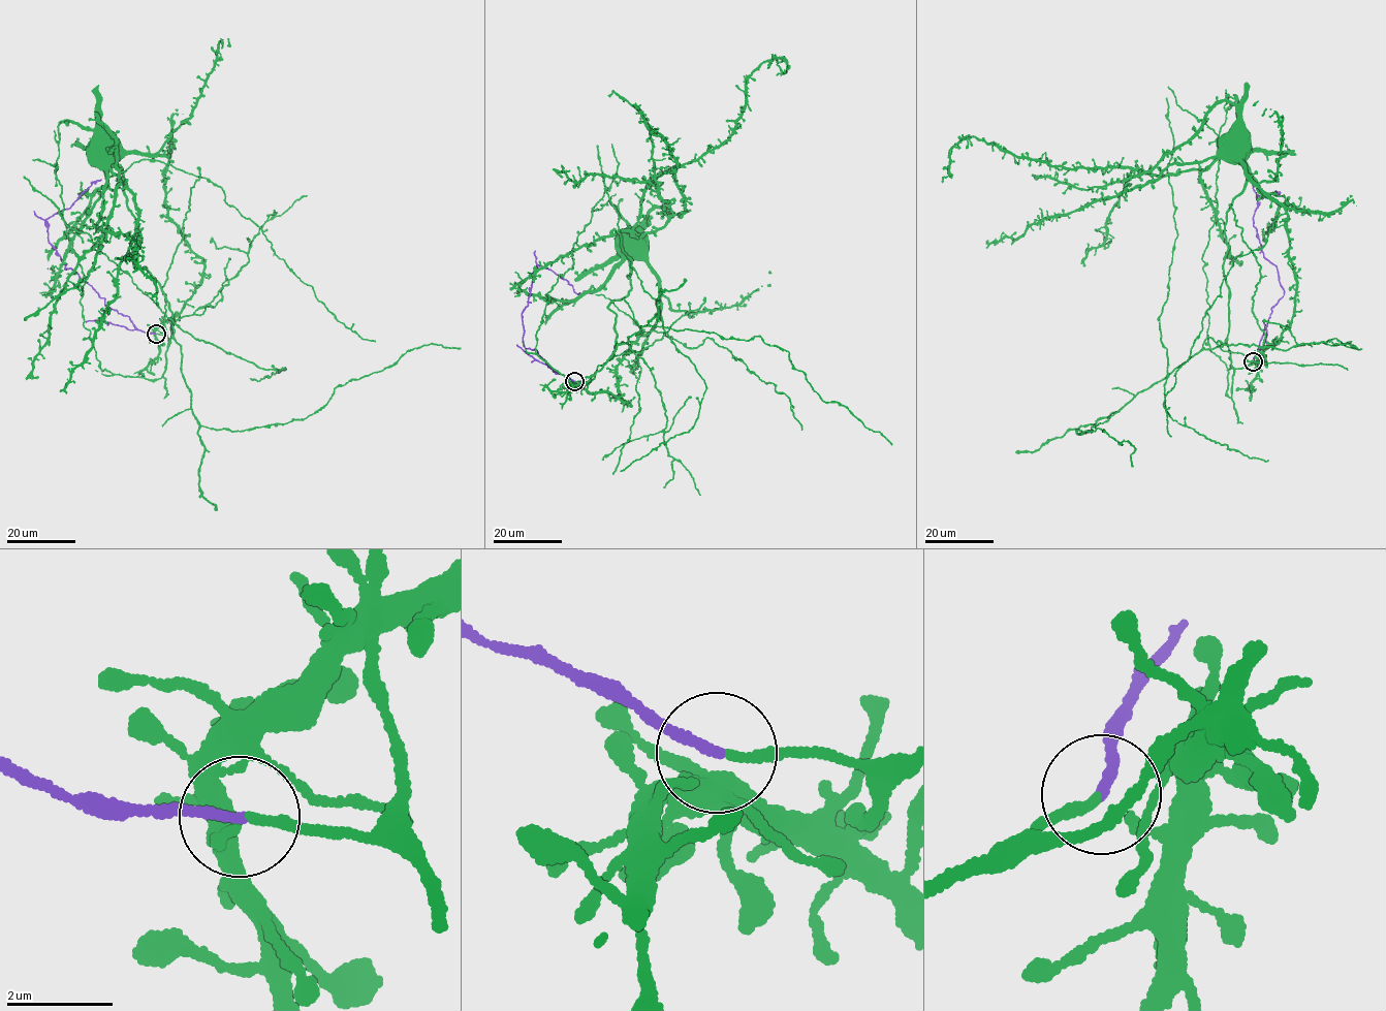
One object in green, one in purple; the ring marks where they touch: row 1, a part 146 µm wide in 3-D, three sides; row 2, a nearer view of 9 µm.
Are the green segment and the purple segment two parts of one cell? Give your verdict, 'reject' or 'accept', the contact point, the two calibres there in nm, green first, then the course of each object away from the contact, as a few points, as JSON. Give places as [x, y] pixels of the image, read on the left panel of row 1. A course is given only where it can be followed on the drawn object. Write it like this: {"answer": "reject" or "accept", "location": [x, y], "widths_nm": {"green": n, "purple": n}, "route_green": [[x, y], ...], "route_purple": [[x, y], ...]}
{"answer": "accept", "location": [156, 334], "widths_nm": {"green": 130, "purple": 190}, "route_green": [[156, 334], [169, 342], [171, 311], [155, 277], [134, 266], [138, 222], [122, 168], [90, 161], [92, 152]], "route_purple": [[155, 334], [135, 328], [128, 317], [106, 306], [76, 272], [65, 270], [48, 240], [45, 220], [101, 180]]}

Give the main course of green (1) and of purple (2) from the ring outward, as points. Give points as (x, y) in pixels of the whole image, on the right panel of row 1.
1: (1253, 361), (1233, 367), (1226, 344), (1230, 294), (1223, 270), (1225, 229), (1228, 209), (1246, 177), (1232, 138)
2: (1253, 361), (1267, 335), (1271, 308), (1284, 292), (1254, 227), (1256, 195), (1276, 192)

